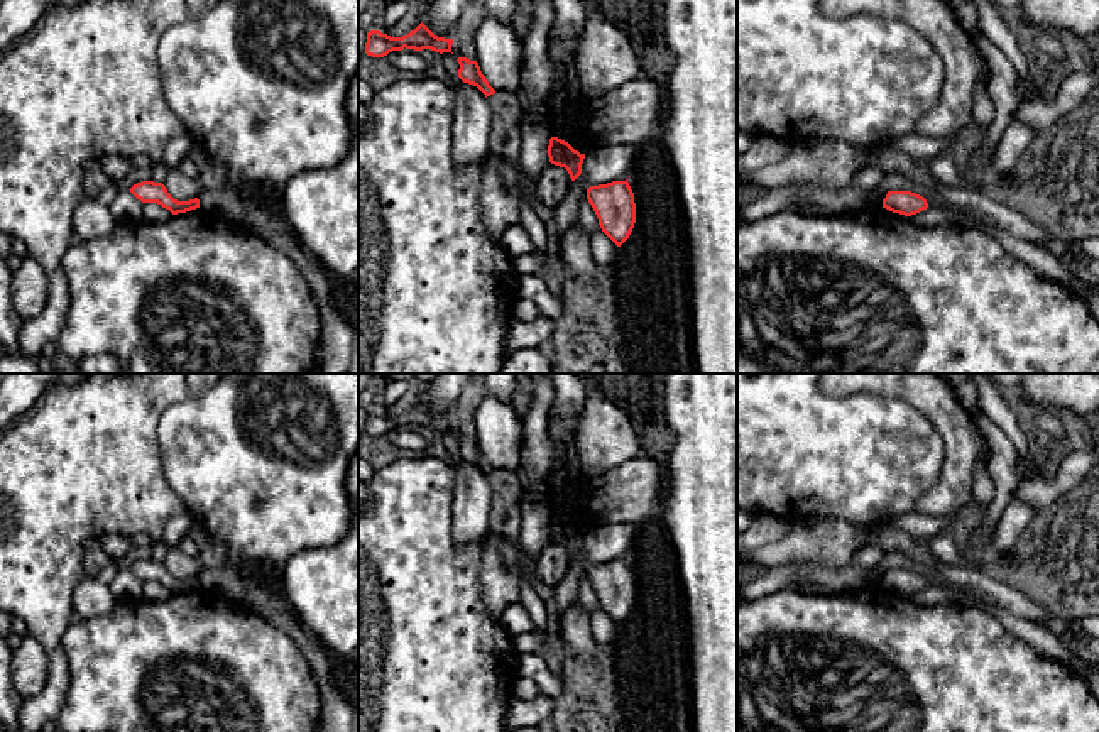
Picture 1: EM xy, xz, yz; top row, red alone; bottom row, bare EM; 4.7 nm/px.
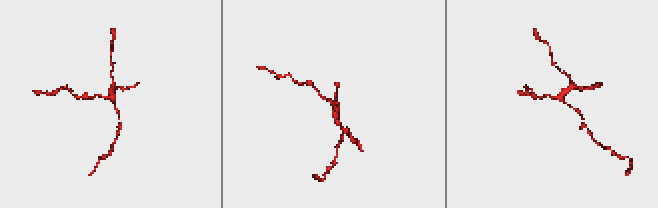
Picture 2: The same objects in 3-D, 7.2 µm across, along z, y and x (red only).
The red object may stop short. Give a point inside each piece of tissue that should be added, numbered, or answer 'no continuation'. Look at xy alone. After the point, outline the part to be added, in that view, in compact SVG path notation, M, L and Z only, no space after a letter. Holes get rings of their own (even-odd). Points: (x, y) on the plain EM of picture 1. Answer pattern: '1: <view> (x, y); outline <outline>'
no continuation

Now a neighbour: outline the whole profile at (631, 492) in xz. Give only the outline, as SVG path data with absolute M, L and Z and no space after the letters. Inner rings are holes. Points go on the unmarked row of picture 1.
M641 455L588 477L583 512L592 527L642 524L658 517L668 487L664 462Z

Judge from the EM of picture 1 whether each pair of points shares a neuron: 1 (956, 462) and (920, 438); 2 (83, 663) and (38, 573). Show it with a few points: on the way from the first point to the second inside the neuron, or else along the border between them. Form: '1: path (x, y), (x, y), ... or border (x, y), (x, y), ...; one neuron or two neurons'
1: border (927, 416), (942, 440), (942, 472), (929, 491); two neurons
2: border (75, 617), (63, 636), (68, 668); two neurons

